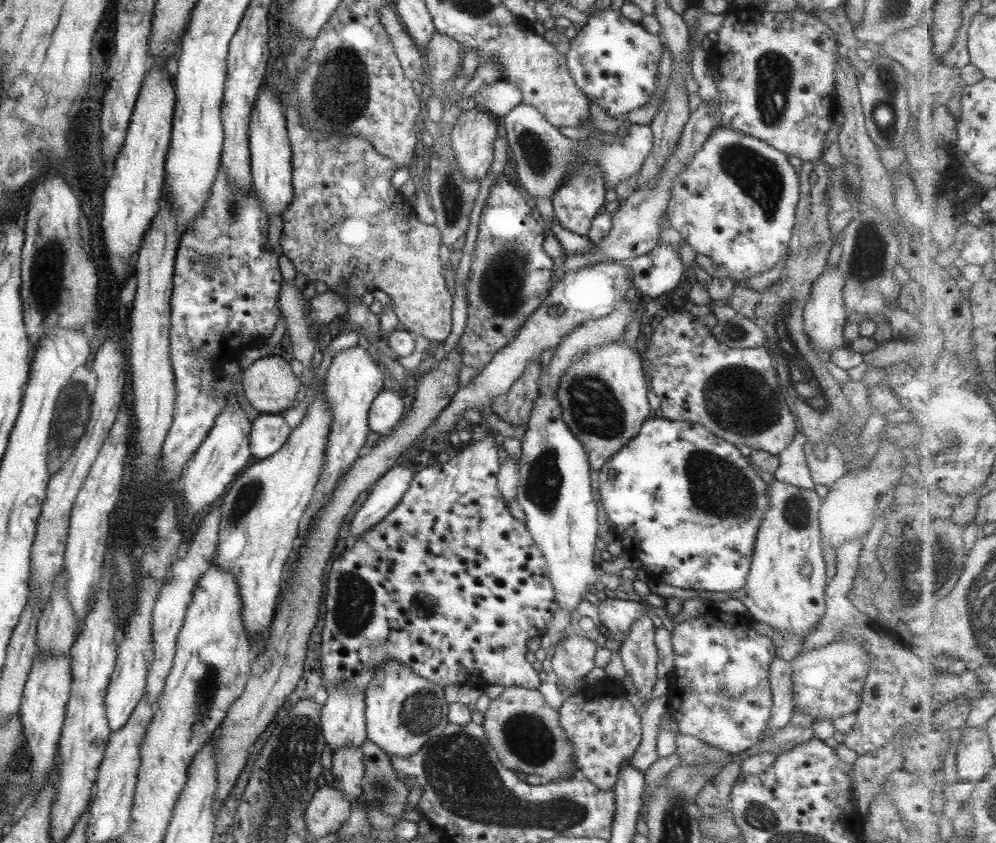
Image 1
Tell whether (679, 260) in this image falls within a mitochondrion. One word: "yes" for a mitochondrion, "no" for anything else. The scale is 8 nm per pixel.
no

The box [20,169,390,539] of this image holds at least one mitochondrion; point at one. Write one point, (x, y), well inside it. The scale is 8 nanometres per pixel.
(43, 294)

